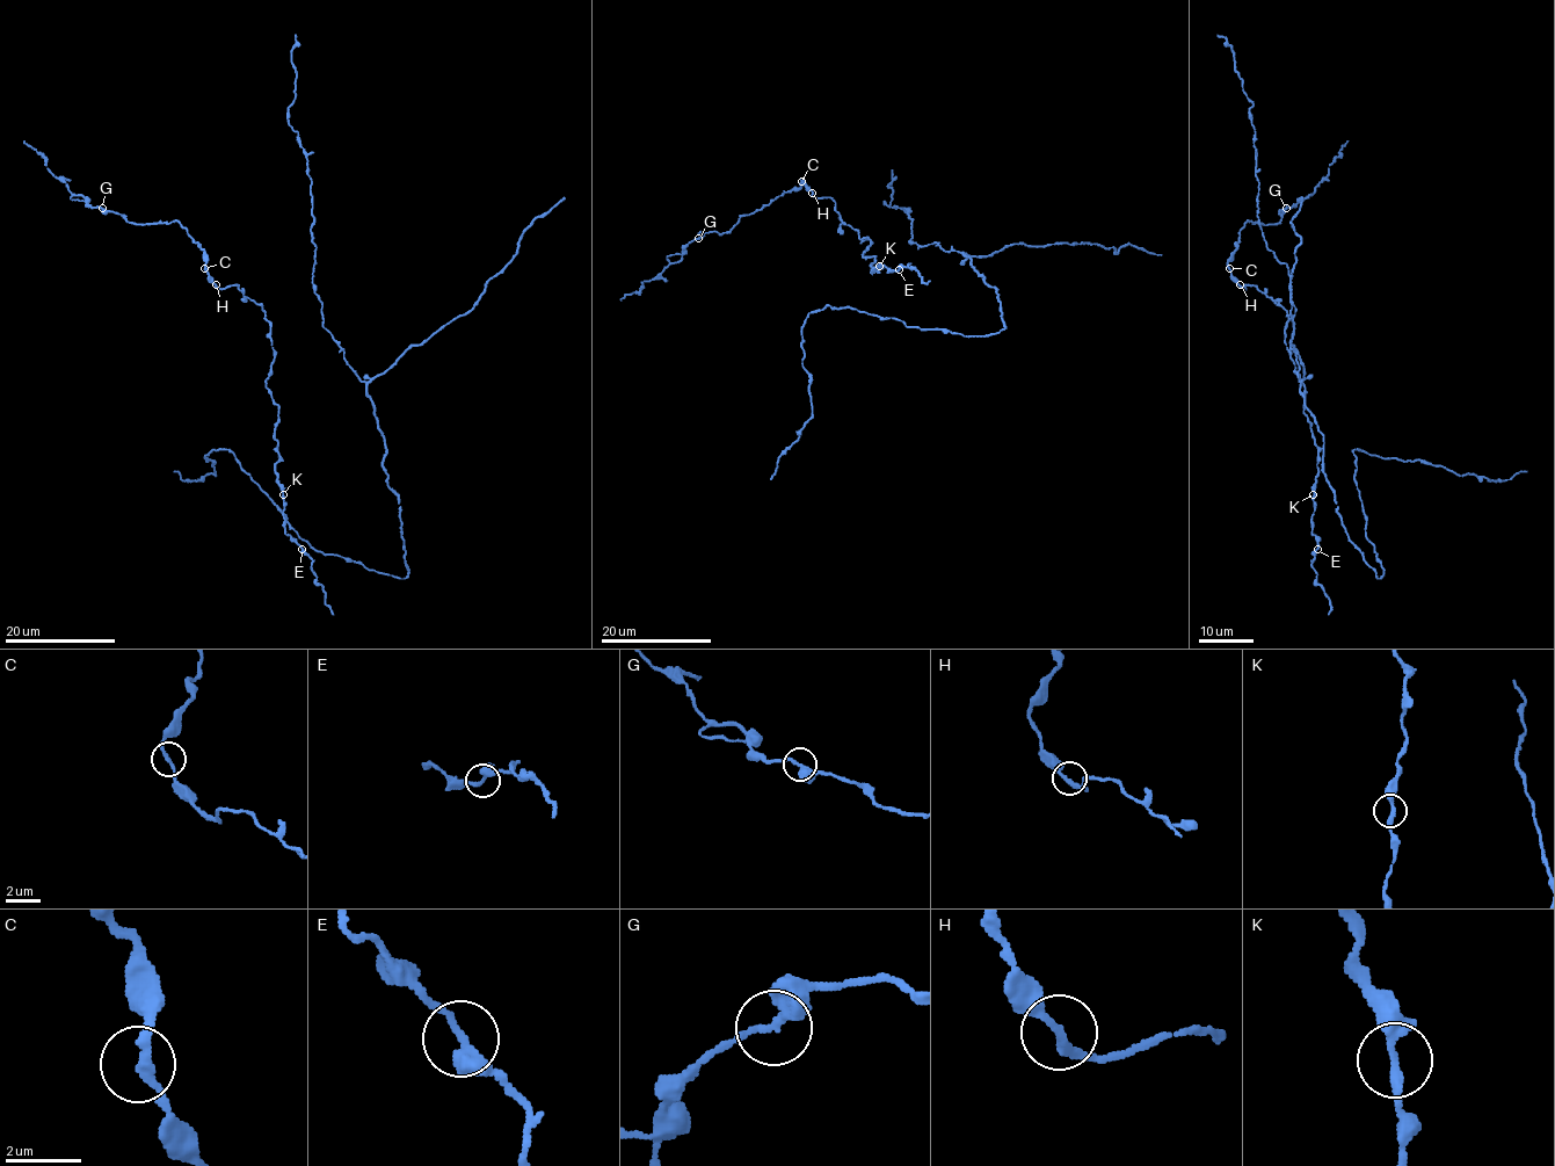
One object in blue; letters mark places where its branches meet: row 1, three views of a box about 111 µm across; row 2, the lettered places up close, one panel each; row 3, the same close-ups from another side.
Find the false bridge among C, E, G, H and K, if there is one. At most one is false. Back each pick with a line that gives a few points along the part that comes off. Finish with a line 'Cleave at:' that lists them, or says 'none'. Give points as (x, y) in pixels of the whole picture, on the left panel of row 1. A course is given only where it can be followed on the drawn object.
Cleave at: none

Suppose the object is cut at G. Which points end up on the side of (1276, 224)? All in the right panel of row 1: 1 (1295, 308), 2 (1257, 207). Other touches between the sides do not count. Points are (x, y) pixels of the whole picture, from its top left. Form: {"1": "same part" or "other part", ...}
{"1": "other part", "2": "other part"}

